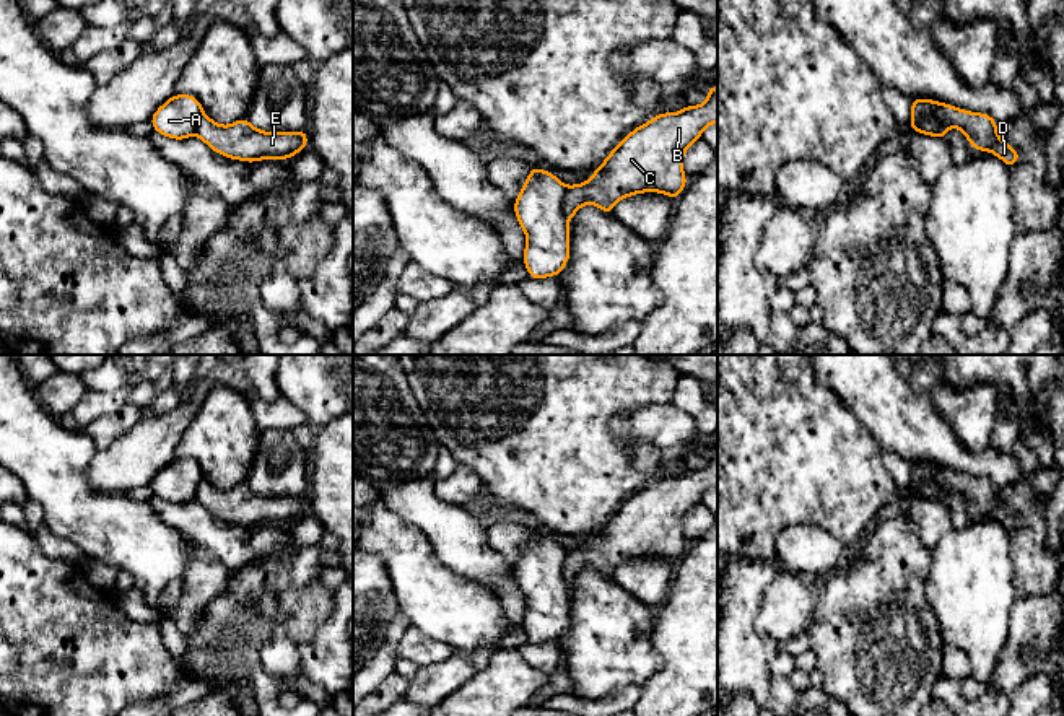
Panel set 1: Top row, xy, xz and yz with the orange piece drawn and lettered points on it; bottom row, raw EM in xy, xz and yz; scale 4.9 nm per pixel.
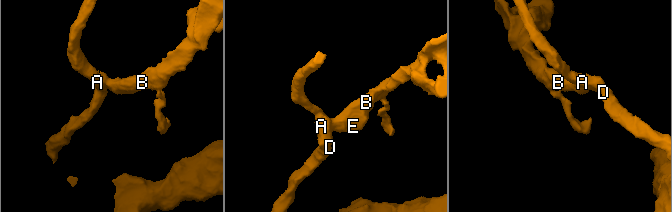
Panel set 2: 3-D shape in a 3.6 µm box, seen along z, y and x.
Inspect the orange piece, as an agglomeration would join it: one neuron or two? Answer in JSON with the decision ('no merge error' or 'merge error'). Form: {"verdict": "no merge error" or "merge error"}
{"verdict": "merge error"}

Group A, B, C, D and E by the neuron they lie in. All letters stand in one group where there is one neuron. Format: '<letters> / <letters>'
A D / B C E

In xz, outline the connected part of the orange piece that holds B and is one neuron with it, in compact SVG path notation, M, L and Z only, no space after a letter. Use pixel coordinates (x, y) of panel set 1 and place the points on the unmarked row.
M717 449L708 454L703 469L656 478L649 487L638 490L594 534L589 545L566 550L566 583L573 583L587 568L612 579L618 565L644 557L664 558L675 565L688 548L683 537L685 516L716 487Z

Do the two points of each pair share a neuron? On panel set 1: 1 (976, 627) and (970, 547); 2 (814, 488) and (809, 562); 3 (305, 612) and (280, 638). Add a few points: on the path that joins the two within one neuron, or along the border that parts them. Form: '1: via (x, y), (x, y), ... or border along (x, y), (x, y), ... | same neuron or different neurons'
1: via (973, 607), (970, 567) | same neuron
2: border along (776, 536), (791, 526), (815, 524), (845, 544) | different neurons
3: border along (282, 625), (270, 630), (261, 648), (262, 663) | different neurons

